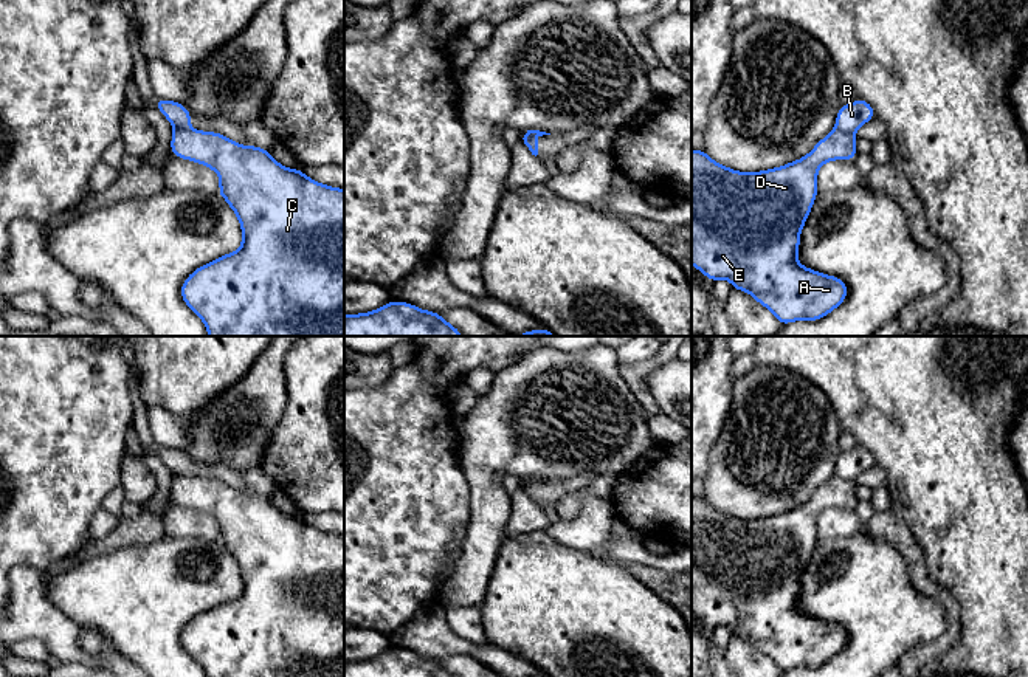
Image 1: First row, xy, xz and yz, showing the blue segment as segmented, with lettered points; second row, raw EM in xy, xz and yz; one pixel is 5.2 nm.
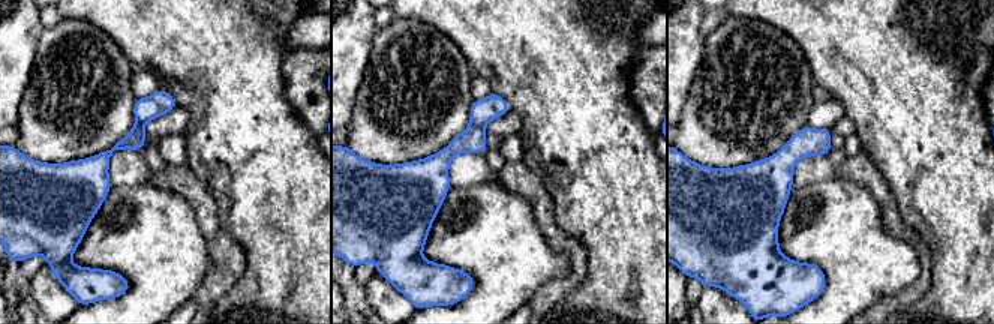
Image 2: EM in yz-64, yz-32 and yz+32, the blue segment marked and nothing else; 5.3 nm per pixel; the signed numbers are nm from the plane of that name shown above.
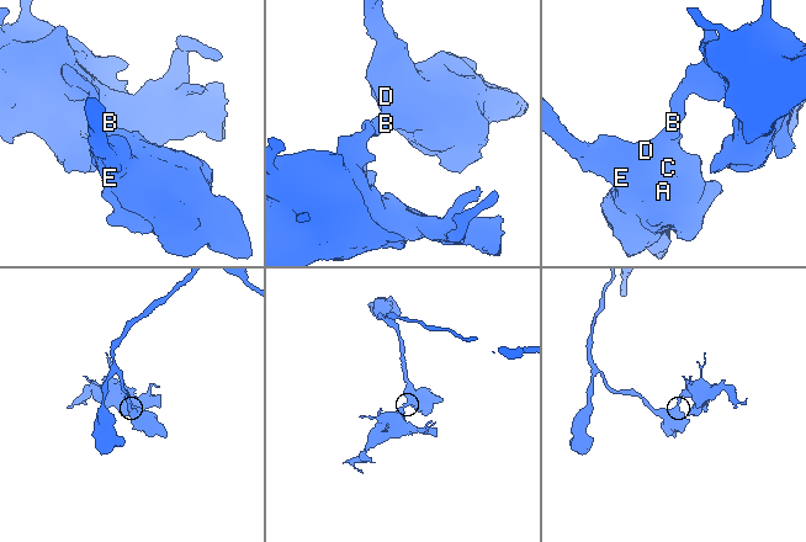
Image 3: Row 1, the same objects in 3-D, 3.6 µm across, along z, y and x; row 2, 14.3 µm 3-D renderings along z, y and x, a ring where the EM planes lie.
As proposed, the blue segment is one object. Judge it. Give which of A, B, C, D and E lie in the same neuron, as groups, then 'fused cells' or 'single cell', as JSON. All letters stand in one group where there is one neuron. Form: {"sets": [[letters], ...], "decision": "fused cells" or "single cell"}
{"sets": [["A", "C", "D", "E"], ["B"]], "decision": "fused cells"}

